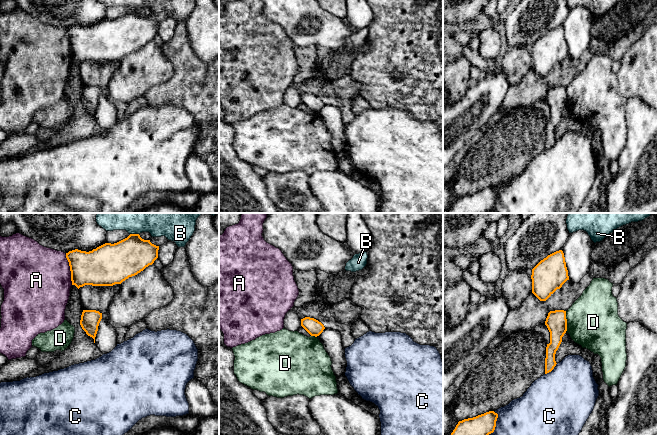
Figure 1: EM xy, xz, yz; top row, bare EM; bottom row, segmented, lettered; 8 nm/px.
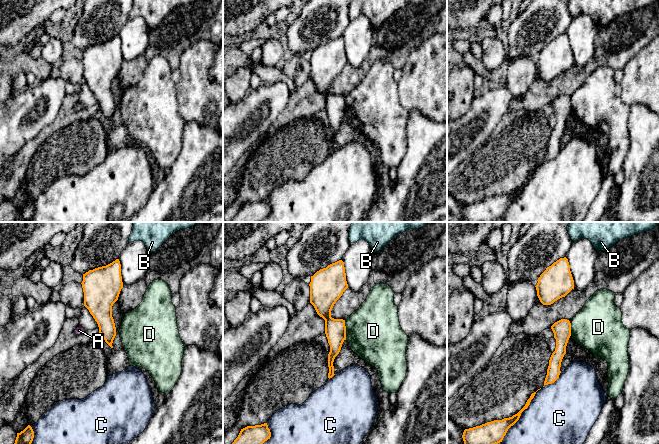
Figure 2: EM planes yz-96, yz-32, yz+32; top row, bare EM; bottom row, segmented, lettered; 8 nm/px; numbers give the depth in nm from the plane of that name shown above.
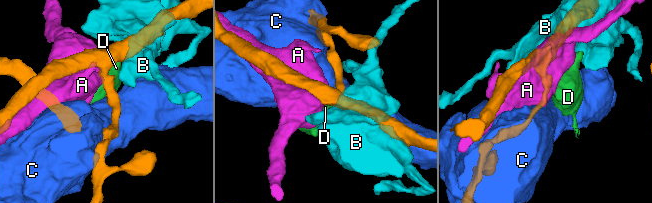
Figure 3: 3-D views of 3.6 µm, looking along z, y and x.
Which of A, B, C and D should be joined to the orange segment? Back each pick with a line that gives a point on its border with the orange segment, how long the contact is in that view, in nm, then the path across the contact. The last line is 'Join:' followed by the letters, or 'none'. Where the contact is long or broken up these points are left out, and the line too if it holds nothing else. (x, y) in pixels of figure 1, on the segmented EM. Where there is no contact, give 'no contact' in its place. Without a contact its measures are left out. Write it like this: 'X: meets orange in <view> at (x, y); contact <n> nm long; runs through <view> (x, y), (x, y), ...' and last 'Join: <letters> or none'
Join: none

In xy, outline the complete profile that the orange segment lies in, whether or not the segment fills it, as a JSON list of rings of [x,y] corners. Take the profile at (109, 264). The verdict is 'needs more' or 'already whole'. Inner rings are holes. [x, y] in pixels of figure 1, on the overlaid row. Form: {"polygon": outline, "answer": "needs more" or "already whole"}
{"polygon": [[[130,234],[127,238],[111,244],[105,243],[92,251],[78,249],[66,253],[71,271],[72,285],[78,289],[85,285],[113,286],[121,284],[129,277],[135,276],[158,258],[159,246],[144,240],[139,234]]], "answer": "already whole"}

